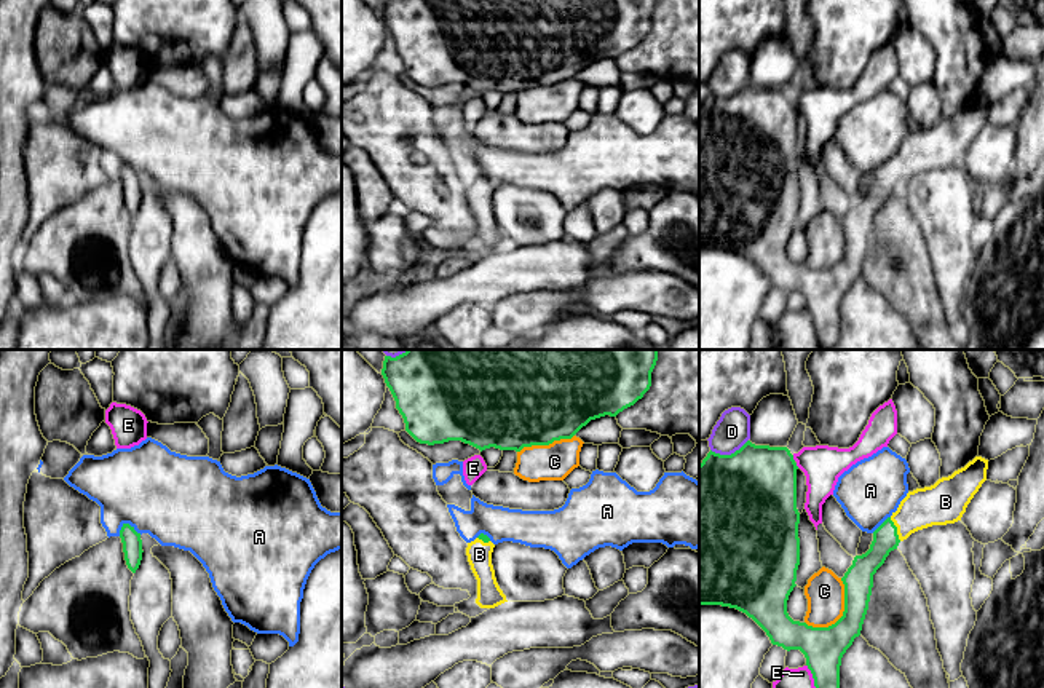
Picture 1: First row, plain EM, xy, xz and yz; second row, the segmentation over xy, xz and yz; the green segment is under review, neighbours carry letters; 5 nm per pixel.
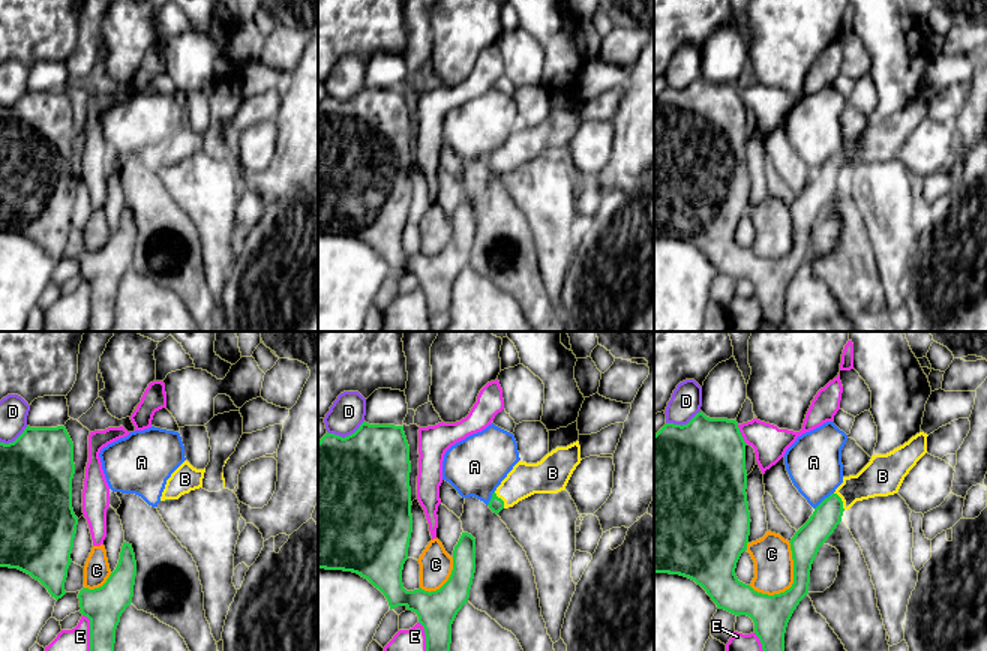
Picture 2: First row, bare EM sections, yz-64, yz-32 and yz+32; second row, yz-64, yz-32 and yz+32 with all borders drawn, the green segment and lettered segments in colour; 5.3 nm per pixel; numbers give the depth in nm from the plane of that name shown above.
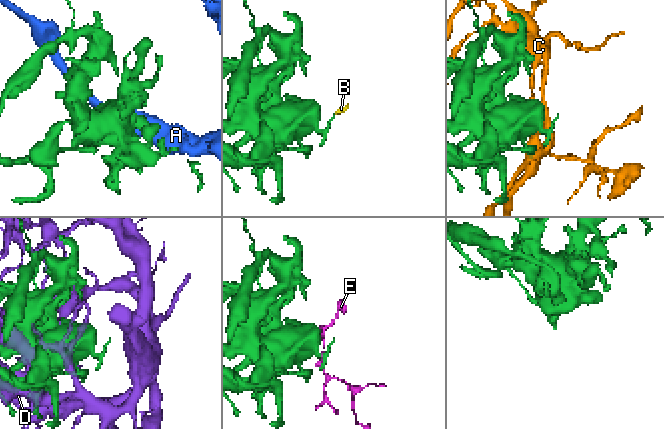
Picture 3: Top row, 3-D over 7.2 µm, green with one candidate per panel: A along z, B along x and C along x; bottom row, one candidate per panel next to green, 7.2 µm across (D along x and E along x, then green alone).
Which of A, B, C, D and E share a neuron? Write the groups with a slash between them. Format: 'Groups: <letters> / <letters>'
Groups: A / B / C / D / E

